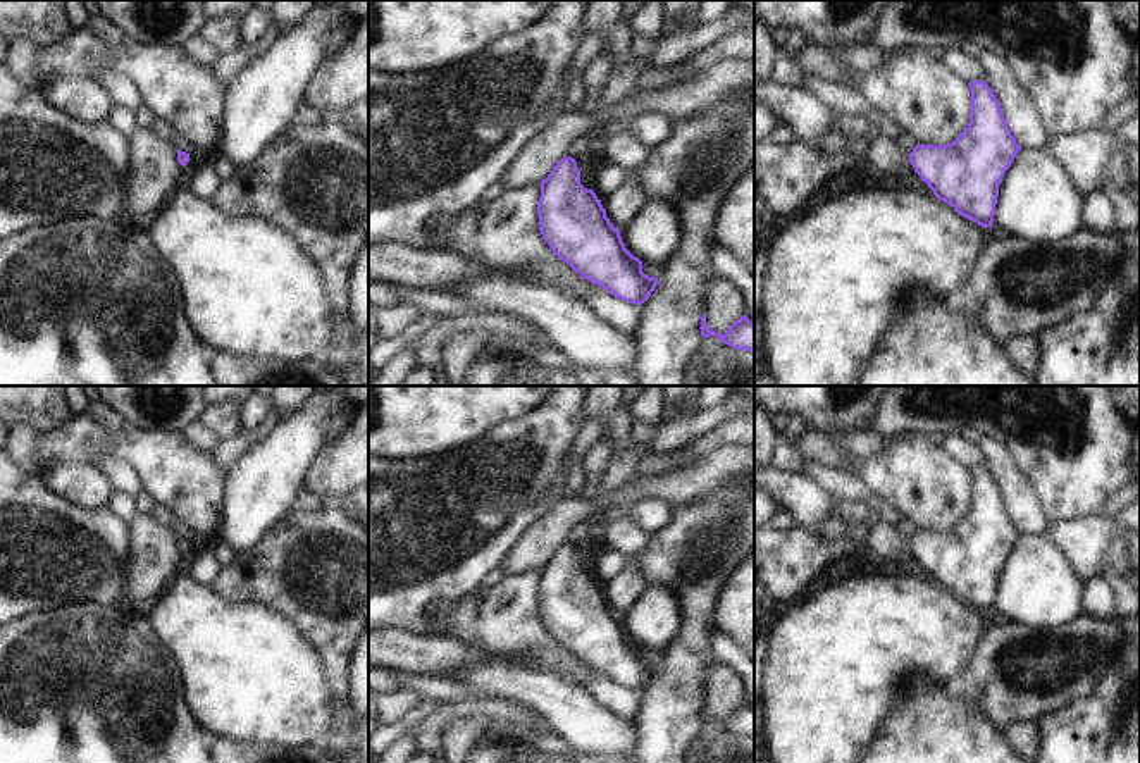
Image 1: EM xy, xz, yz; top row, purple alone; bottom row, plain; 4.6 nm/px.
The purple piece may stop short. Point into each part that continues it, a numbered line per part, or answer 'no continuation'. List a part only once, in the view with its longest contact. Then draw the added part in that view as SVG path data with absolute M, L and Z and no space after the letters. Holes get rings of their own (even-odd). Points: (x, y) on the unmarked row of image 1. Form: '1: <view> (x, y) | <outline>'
no continuation

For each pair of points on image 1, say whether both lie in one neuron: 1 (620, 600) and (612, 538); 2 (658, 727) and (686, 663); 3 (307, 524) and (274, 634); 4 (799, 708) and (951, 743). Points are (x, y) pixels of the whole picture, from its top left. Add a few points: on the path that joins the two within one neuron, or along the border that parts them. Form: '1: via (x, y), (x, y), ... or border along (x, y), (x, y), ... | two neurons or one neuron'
1: via (629, 584), (627, 552) | one neuron
2: via (669, 712), (672, 698), (684, 686), (684, 679) | one neuron
3: border along (240, 603), (264, 603), (274, 608), (309, 641) | two neurons
4: border along (899, 691), (870, 744) | two neurons

